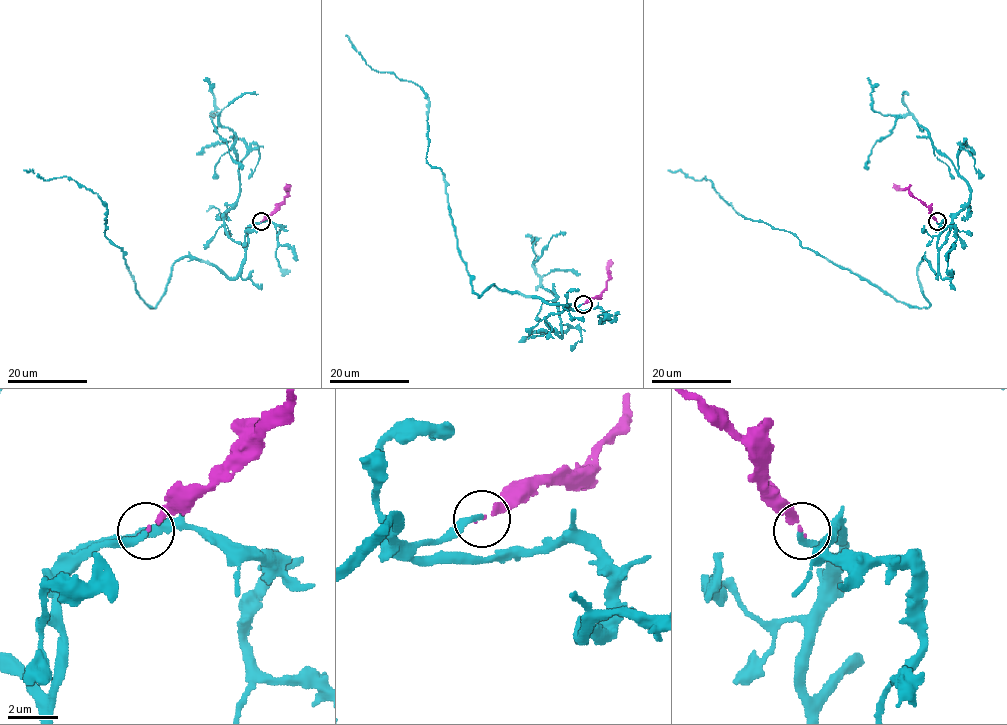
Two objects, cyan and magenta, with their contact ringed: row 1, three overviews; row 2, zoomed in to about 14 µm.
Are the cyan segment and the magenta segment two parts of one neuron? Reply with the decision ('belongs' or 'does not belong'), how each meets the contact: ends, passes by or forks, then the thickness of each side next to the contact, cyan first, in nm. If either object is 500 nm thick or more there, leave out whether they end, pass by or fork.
belongs | cyan ends | magenta ends | 220/130 nm

